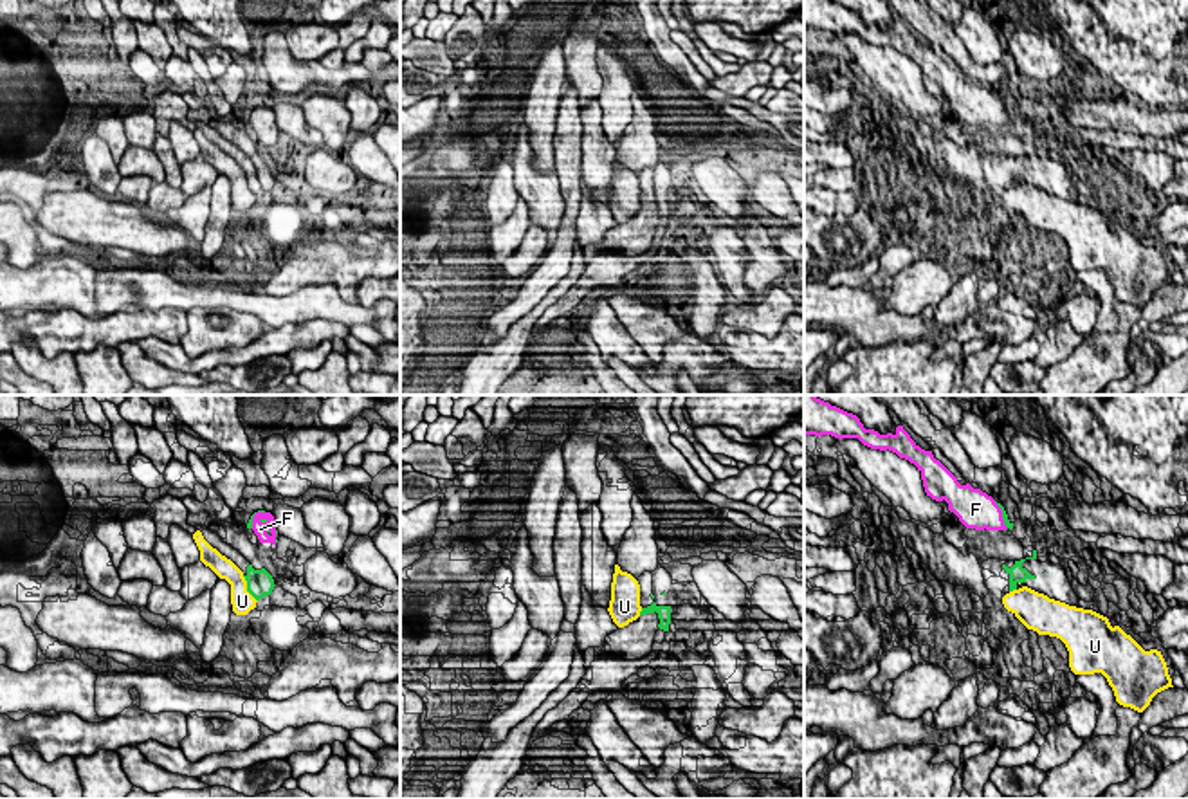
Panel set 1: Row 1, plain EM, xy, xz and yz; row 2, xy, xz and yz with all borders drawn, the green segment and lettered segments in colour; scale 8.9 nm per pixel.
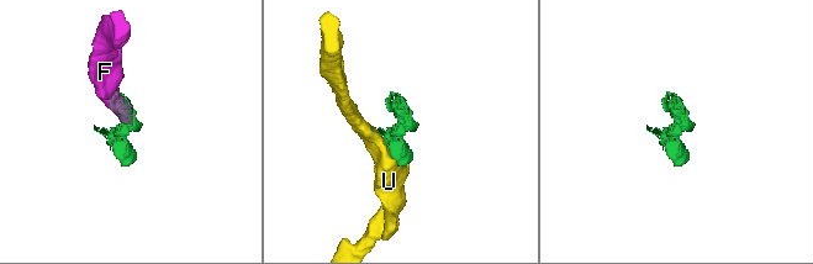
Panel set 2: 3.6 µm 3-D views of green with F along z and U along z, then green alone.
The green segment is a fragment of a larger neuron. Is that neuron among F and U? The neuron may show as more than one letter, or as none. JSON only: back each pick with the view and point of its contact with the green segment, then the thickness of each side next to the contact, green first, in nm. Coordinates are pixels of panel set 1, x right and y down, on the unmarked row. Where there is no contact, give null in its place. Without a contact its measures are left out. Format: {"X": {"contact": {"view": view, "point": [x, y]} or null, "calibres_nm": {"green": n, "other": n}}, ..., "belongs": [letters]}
{"F": {"contact": {"view": "yz", "point": [1003, 110]}, "calibres_nm": {"green": 60, "other": 340}}, "belongs": ["F"]}

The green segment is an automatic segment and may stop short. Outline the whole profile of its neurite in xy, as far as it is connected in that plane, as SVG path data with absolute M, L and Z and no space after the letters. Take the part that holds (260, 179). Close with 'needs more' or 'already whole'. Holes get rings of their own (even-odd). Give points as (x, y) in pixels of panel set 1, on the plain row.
M252 161L247 162L247 170L243 173L247 177L247 188L256 197L270 191L276 182L272 171L265 164L254 166Z | already whole

